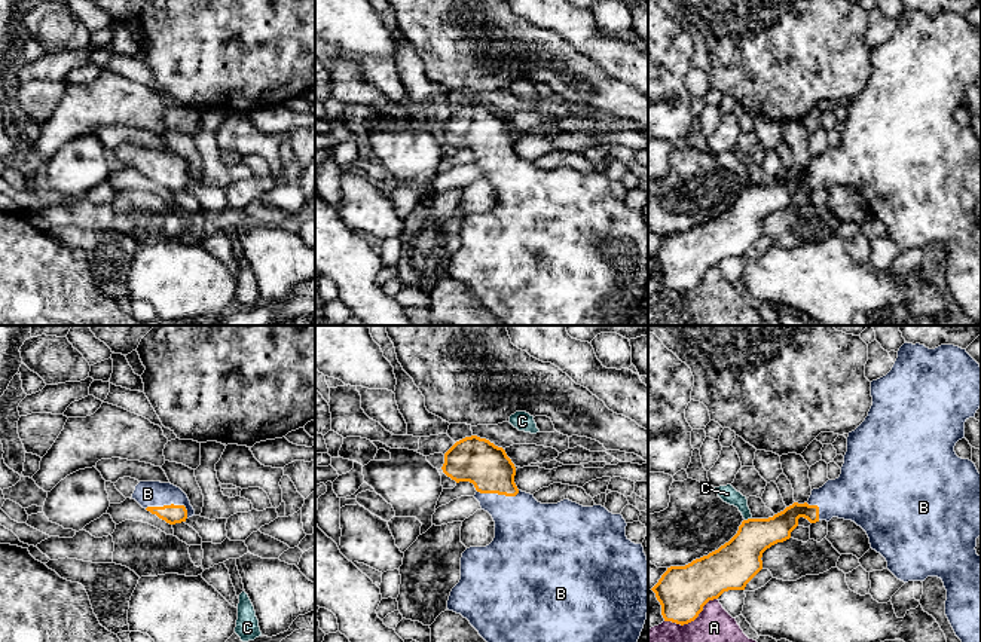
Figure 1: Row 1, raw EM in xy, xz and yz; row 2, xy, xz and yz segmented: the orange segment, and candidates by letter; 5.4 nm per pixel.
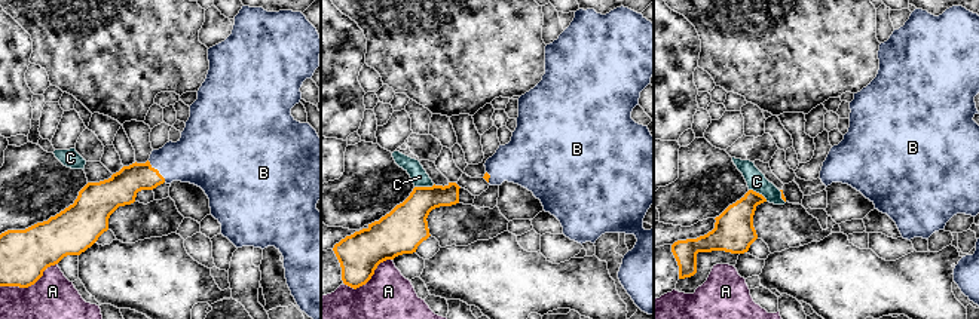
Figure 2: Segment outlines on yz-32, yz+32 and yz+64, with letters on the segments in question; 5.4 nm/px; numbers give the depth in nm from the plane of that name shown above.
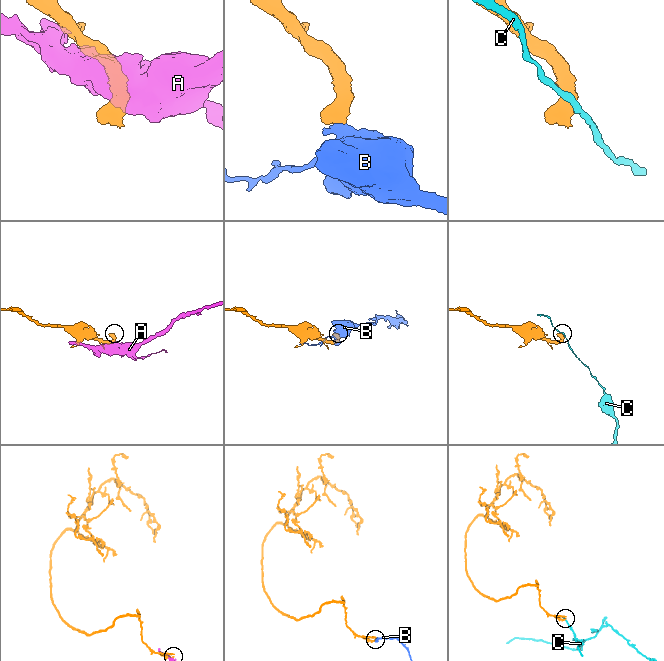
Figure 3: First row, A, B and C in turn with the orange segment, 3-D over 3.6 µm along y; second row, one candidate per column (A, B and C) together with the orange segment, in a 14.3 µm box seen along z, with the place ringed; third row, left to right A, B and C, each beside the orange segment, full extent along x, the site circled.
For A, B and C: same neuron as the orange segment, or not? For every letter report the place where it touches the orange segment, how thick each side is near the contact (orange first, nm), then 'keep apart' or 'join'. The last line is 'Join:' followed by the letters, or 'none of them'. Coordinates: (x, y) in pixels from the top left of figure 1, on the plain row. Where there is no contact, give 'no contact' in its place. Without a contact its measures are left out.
A: yz (691, 287) | 280/440 nm | keep apart
B: xy (171, 171) | 100/140 nm | join
C: yz (748, 186) | 240/90 nm | keep apart
Join: B

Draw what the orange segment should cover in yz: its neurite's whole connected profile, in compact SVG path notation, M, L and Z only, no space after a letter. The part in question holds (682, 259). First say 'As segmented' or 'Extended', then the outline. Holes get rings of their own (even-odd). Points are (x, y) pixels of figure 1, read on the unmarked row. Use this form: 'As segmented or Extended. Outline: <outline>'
Extended. Outline: M904 10L892 37L871 49L872 73L865 88L847 104L847 119L841 141L813 156L807 169L786 174L768 186L748 186L737 201L718 217L693 227L685 233L670 233L651 256L661 272L664 288L688 291L703 273L728 257L745 257L746 251L763 236L763 220L777 210L791 205L804 184L810 190L829 189L832 184L852 187L861 193L871 215L880 220L887 236L901 248L925 248L927 244L942 247L947 257L945 282L962 311L981 322L981 223L977 221L977 205L981 202L981 141L975 131L956 122L954 113L965 106L965 89L975 85L981 74L981 33L954 12L929 16L920 10Z

